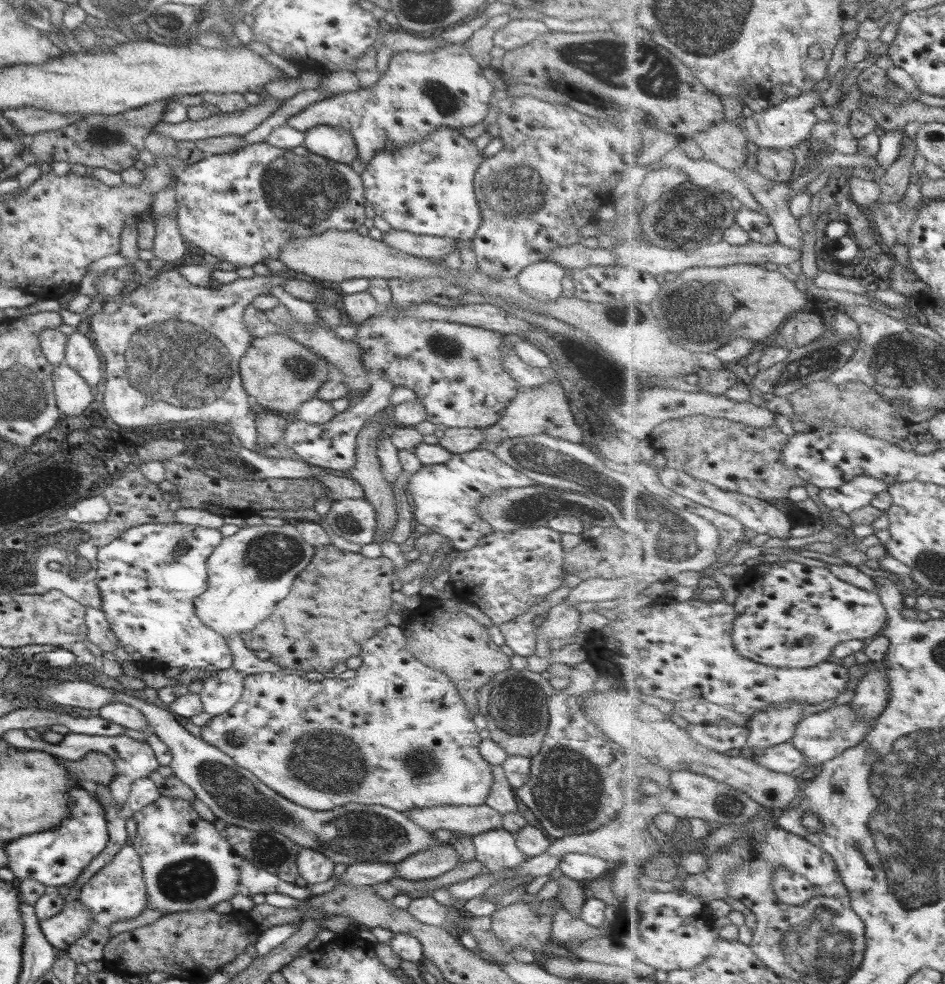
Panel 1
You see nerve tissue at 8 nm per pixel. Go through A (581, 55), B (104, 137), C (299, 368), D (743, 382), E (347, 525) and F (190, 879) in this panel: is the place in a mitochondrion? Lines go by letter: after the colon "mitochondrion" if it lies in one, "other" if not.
A: mitochondrion
B: mitochondrion
C: mitochondrion
D: other
E: mitochondrion
F: mitochondrion

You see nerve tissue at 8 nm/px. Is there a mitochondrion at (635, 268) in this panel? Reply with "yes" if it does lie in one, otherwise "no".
no

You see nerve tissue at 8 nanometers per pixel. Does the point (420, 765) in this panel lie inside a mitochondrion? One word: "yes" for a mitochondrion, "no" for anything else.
yes

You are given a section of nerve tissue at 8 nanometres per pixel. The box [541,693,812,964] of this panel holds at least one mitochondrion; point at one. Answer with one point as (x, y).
(728, 804)

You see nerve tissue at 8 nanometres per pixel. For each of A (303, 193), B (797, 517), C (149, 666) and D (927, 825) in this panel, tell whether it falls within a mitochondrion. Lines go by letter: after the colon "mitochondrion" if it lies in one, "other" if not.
A: mitochondrion
B: other
C: other
D: mitochondrion

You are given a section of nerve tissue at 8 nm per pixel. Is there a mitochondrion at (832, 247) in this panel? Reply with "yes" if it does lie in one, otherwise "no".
no

